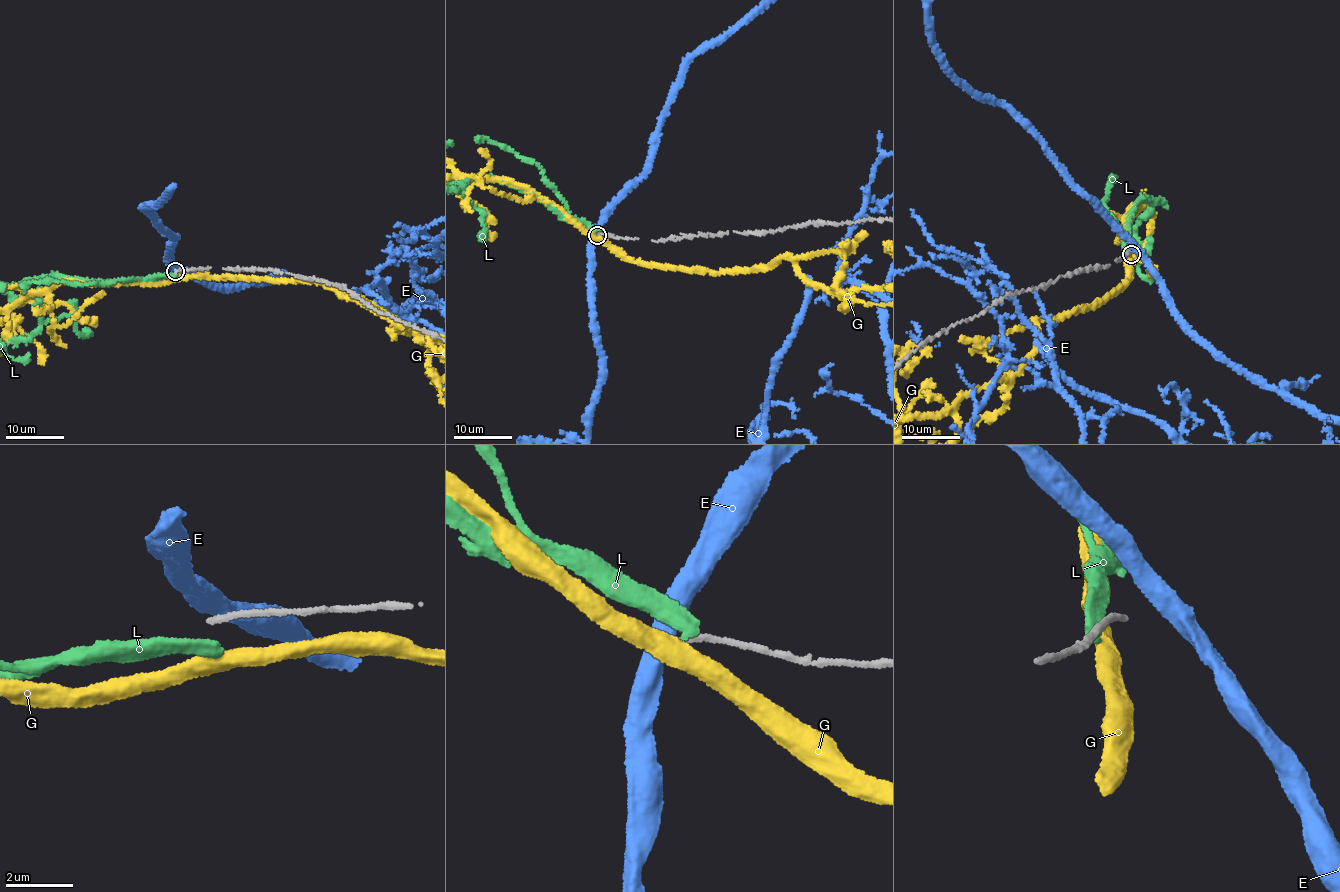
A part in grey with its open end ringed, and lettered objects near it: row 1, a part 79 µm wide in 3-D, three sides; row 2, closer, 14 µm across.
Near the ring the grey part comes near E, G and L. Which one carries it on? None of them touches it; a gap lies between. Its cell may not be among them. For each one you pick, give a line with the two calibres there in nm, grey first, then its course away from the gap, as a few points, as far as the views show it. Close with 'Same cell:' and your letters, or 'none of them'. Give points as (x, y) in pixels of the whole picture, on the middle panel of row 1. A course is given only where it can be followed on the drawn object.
Same cell: none of them

